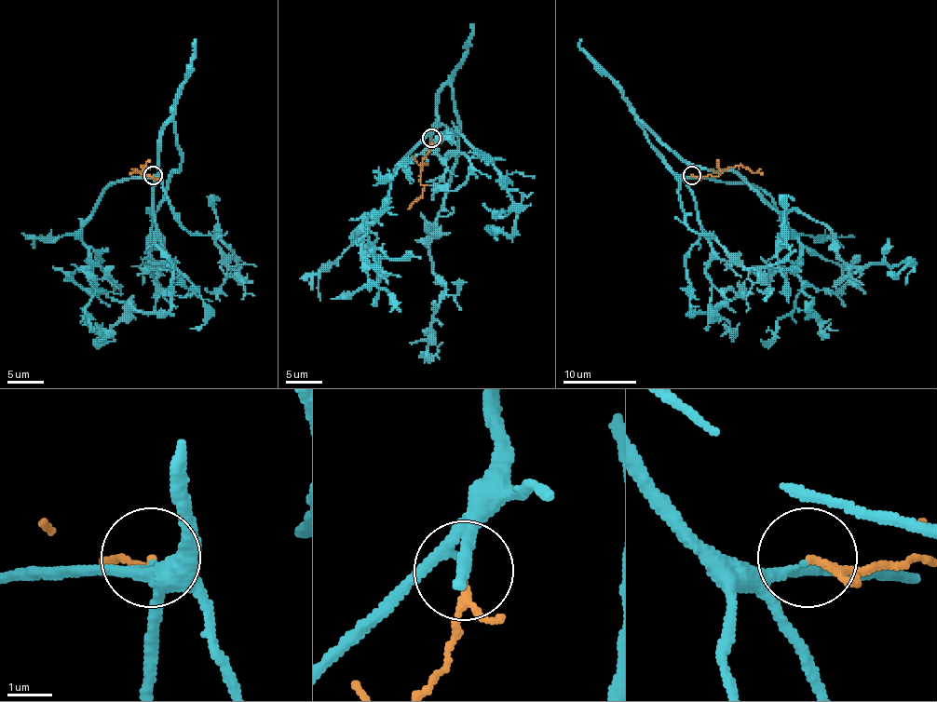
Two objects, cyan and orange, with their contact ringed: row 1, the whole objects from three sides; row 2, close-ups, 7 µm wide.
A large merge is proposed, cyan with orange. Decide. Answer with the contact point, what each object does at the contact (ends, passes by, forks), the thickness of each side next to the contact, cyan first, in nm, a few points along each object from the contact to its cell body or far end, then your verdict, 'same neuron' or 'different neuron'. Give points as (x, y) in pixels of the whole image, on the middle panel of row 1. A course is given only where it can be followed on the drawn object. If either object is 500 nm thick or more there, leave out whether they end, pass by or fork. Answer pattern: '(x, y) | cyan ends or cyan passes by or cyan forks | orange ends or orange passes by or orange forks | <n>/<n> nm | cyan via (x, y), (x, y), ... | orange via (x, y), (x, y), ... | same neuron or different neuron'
(431, 138) | cyan passes by | orange passes by | 160/130 nm | cyan via (431, 138), (437, 93), (448, 85), (459, 141), (427, 240), (431, 271), (444, 291), (424, 358), (420, 352) | orange via (431, 138), (429, 152), (420, 165), (420, 183), (424, 189), (408, 209) | different neuron

